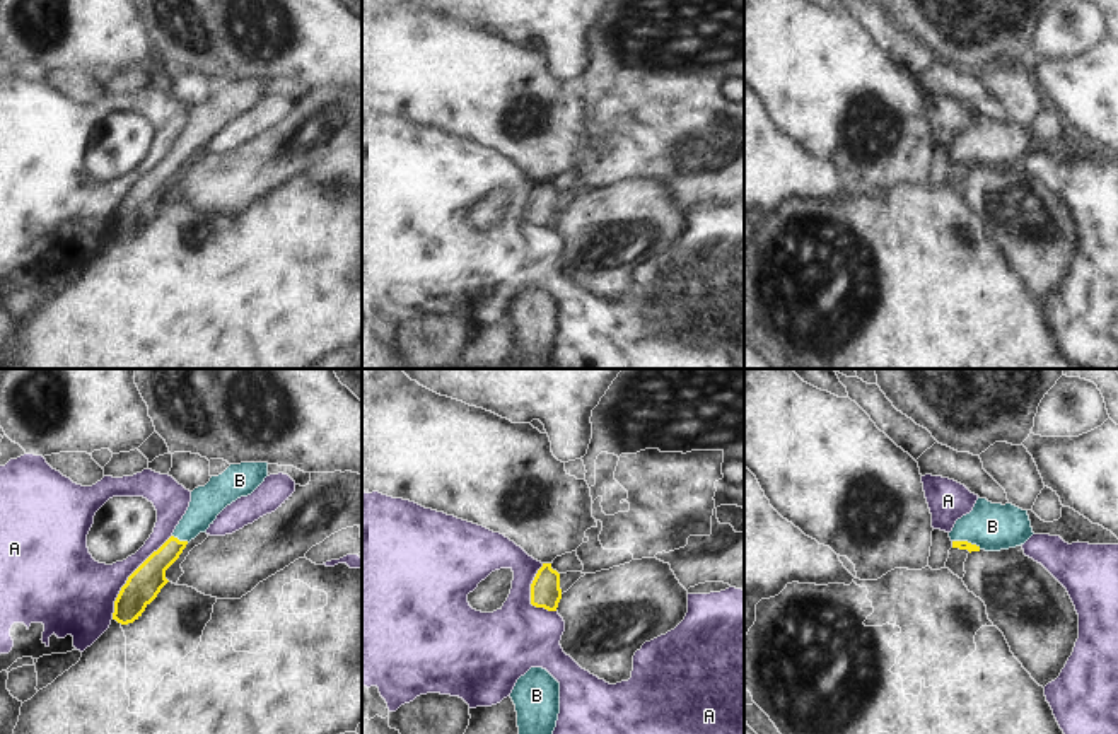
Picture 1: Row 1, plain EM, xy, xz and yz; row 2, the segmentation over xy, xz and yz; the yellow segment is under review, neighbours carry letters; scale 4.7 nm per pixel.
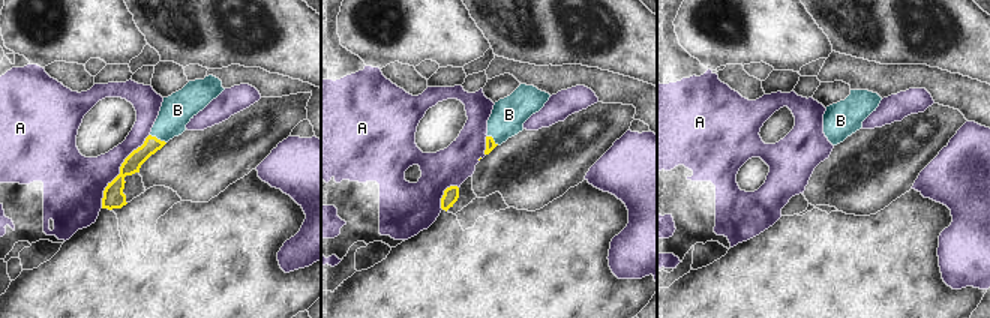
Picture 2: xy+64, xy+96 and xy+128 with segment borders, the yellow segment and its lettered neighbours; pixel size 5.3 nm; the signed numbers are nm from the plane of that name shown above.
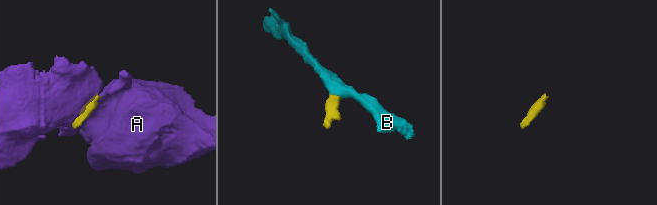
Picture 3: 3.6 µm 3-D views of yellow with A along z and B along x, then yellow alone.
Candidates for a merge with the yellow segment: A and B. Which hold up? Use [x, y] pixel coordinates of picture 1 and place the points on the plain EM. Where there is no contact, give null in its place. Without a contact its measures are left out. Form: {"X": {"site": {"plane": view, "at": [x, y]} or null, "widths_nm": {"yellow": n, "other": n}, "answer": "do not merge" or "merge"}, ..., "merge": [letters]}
{"A": {"site": {"plane": "xy", "at": [128, 195]}, "widths_nm": {"yellow": 160, "other": 340}, "answer": "do not merge"}, "B": {"site": {"plane": "yz", "at": [966, 159]}, "widths_nm": {"yellow": 50, "other": 220}, "answer": "merge"}, "merge": ["B"]}

